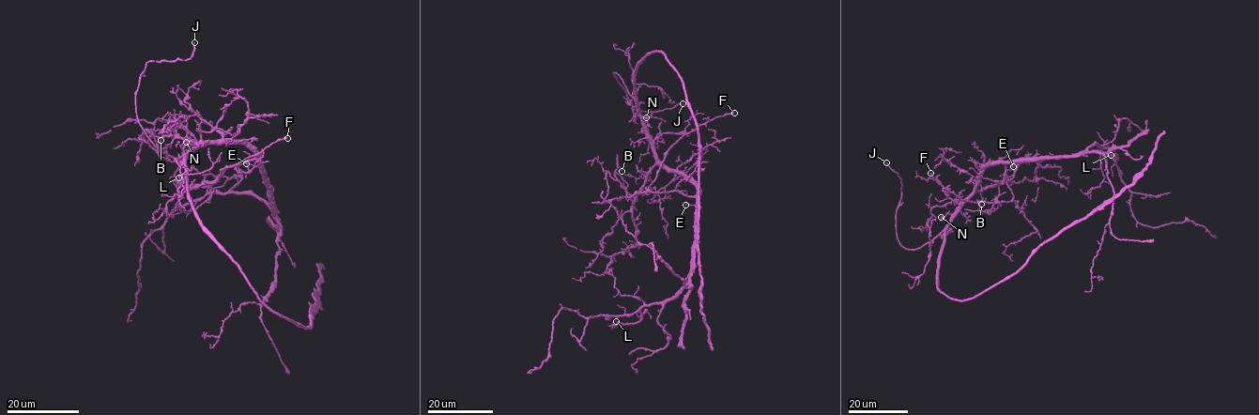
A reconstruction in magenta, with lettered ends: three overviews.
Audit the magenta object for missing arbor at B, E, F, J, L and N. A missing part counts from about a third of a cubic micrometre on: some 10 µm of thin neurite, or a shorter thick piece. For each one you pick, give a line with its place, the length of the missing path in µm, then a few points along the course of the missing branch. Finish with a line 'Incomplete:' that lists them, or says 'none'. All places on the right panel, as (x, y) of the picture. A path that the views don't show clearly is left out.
J: Place: (886, 162). Missing length about 30 µm
Incomplete: J

